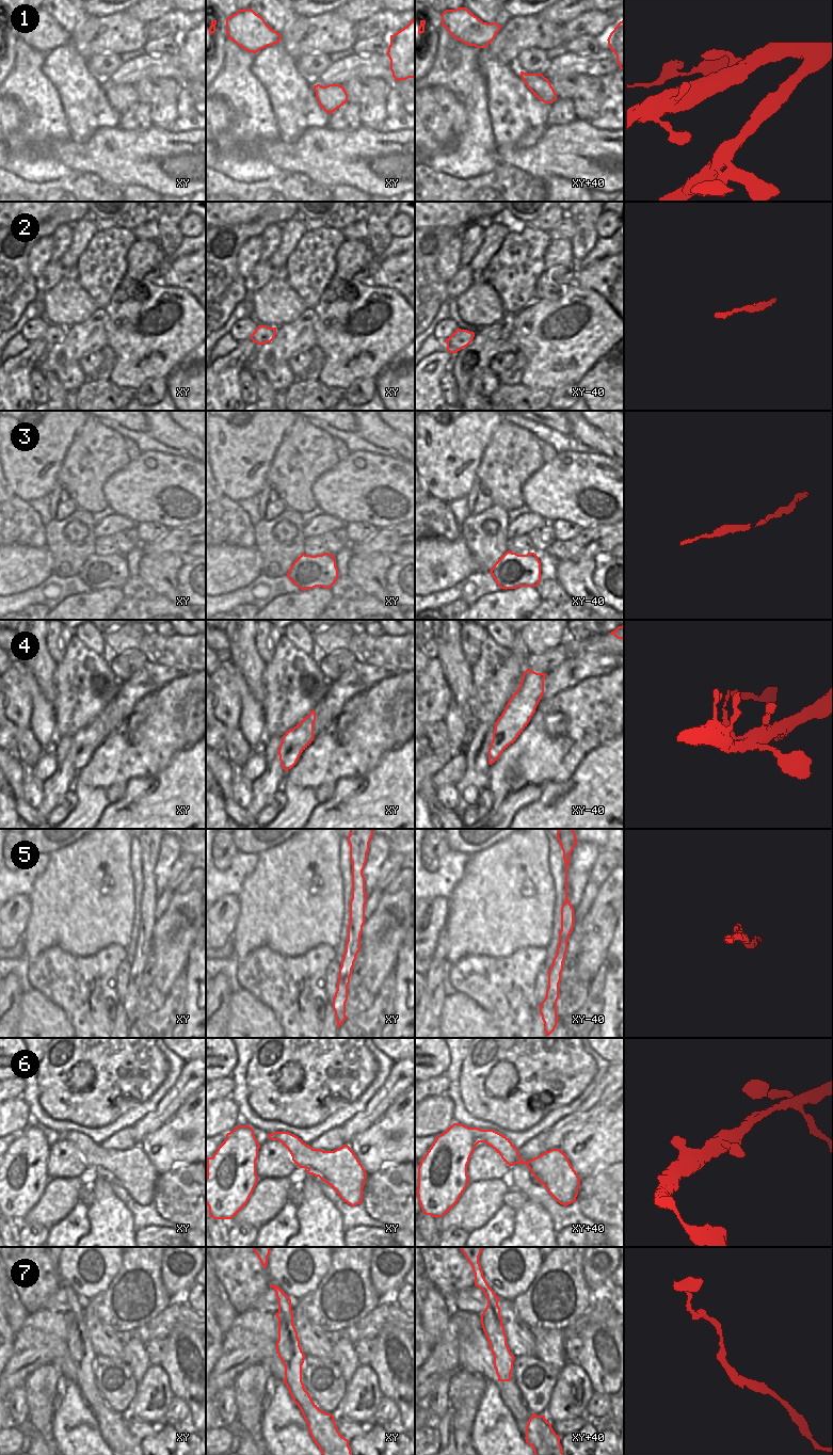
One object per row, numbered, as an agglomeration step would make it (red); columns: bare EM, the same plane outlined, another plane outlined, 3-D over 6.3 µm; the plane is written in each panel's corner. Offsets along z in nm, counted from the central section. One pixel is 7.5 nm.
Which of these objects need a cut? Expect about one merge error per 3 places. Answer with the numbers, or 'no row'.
1, 2, 4, 7

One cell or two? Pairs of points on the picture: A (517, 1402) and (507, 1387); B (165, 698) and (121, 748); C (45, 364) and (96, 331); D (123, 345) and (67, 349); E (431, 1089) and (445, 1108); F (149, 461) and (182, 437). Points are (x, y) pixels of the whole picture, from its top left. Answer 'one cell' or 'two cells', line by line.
A: one cell
B: one cell
C: one cell
D: two cells
E: two cells
F: two cells

